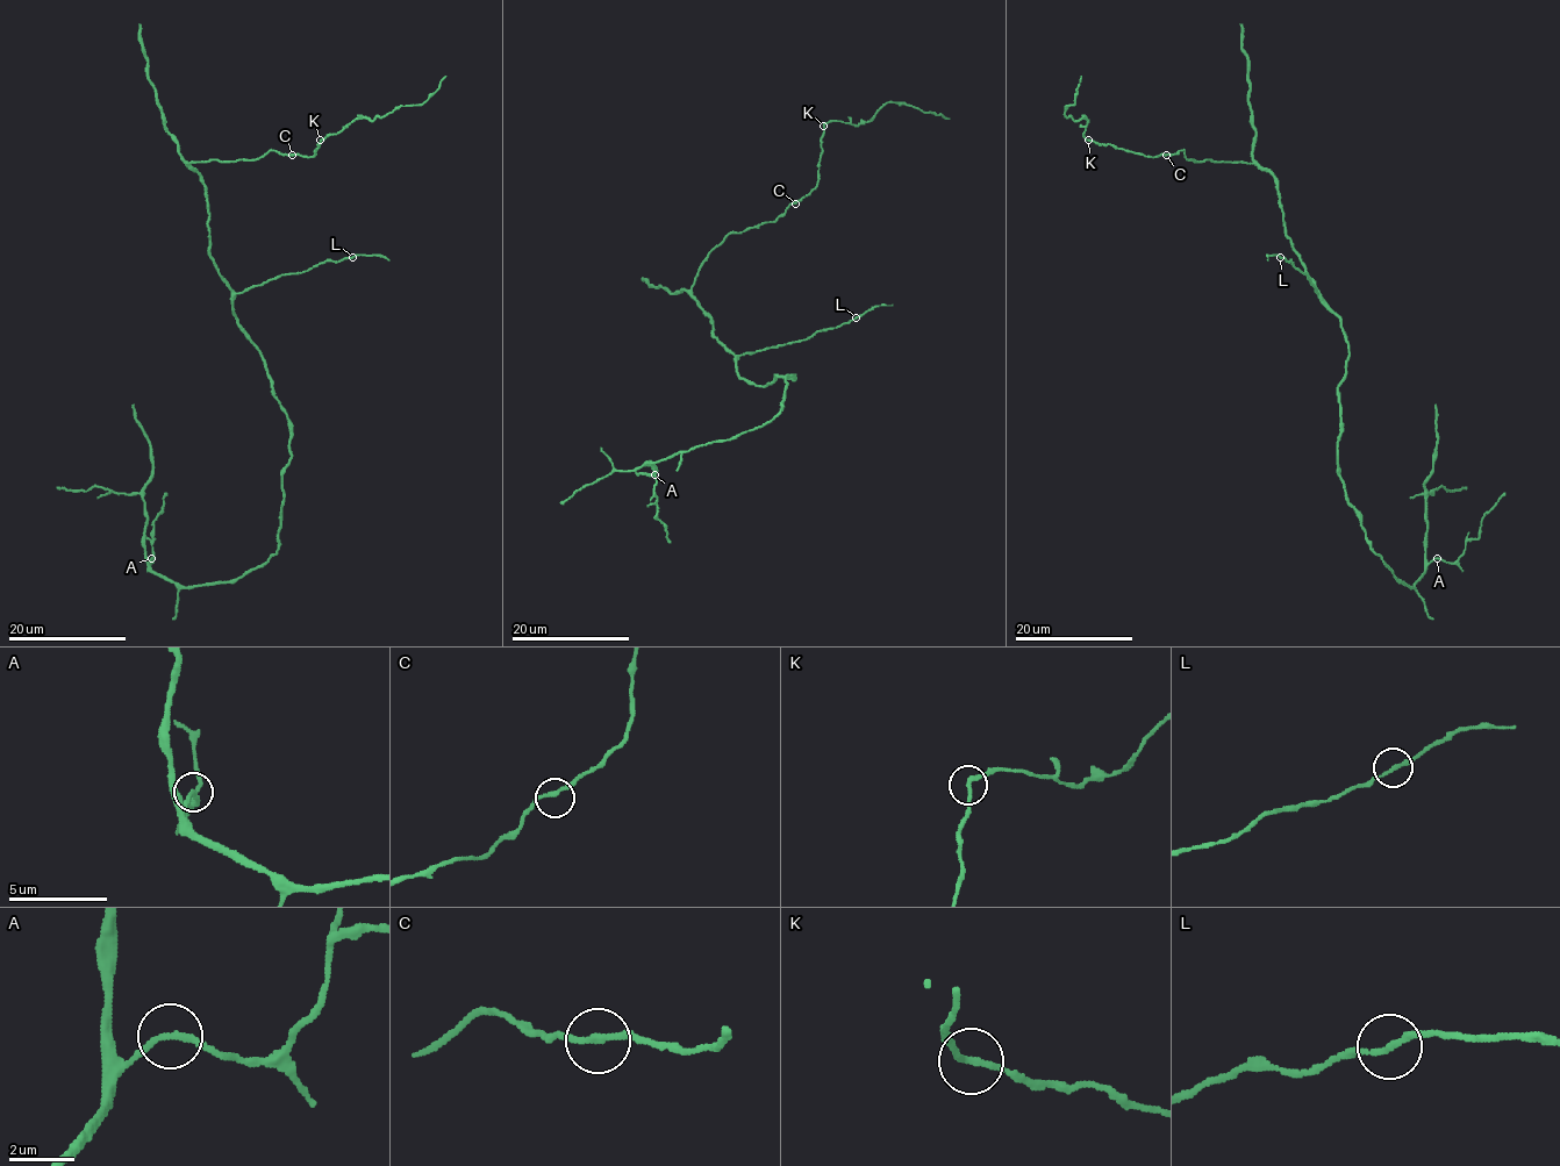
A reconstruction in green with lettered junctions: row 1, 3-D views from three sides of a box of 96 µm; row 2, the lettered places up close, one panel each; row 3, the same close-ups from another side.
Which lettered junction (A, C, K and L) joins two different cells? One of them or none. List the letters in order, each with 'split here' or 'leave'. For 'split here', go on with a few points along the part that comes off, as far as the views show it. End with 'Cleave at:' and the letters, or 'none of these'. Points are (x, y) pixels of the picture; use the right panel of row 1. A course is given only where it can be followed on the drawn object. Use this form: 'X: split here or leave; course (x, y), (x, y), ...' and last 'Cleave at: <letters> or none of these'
A: leave
C: leave
K: split here; course (1088, 141), (1083, 136), (1087, 120), (1074, 121), (1065, 115), (1066, 106), (1074, 104), (1080, 76)
L: leave
Cleave at: K

